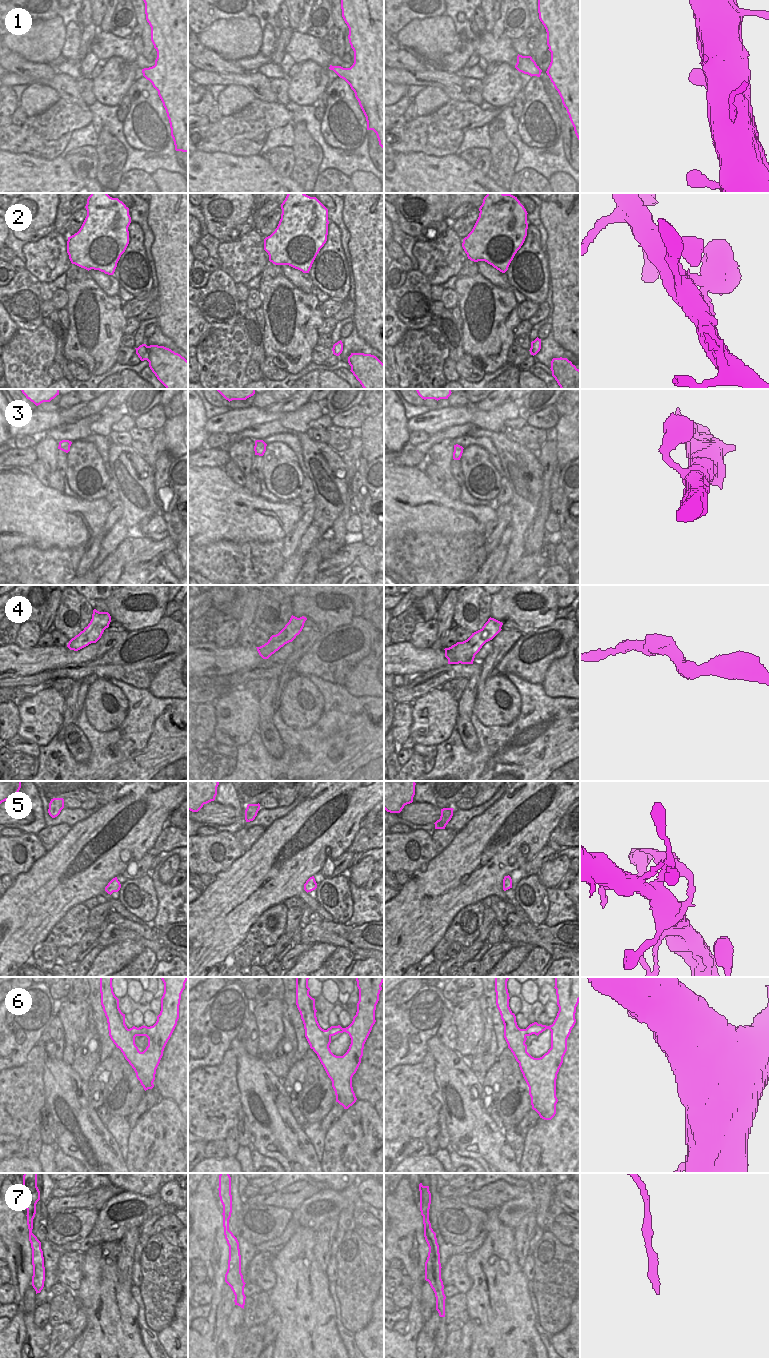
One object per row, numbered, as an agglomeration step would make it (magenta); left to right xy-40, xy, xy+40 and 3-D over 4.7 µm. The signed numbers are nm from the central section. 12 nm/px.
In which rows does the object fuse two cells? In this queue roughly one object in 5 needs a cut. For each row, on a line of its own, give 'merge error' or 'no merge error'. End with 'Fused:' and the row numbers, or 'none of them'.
1: no merge error
2: no merge error
3: no merge error
4: no merge error
5: no merge error
6: no merge error
7: no merge error
Fused: none of them

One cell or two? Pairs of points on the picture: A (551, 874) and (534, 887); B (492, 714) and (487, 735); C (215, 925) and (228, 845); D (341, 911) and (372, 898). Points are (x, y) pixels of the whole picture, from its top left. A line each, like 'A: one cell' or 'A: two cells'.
A: two cells
B: two cells
C: two cells
D: two cells

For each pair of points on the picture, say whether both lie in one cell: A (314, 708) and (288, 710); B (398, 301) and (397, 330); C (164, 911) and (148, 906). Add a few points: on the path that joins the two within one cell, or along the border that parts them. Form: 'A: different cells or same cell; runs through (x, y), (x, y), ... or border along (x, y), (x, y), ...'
A: same cell; runs through (308, 708), (294, 709)
B: different cells; border along (394, 310), (397, 317), (408, 328)
C: different cells; border along (154, 886), (156, 916), (152, 921)

